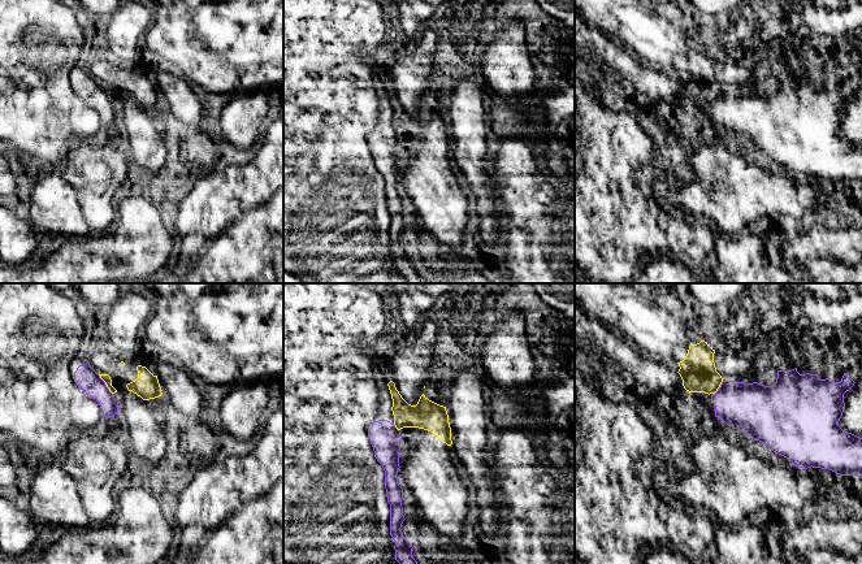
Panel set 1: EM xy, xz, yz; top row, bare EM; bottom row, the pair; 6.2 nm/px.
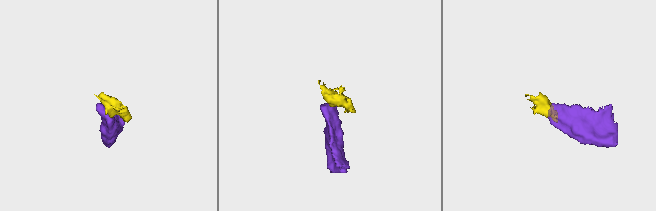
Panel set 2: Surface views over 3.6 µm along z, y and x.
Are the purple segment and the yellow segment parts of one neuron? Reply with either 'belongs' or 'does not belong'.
does not belong

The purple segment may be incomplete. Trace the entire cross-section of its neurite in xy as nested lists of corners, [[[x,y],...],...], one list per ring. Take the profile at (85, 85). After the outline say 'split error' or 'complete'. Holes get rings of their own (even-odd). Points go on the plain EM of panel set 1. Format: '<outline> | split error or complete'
[[[88,52],[83,53],[82,60],[70,70],[70,84],[87,104],[99,112],[105,127],[114,126],[118,121],[118,110],[100,84],[91,77],[87,60]]] | split error

